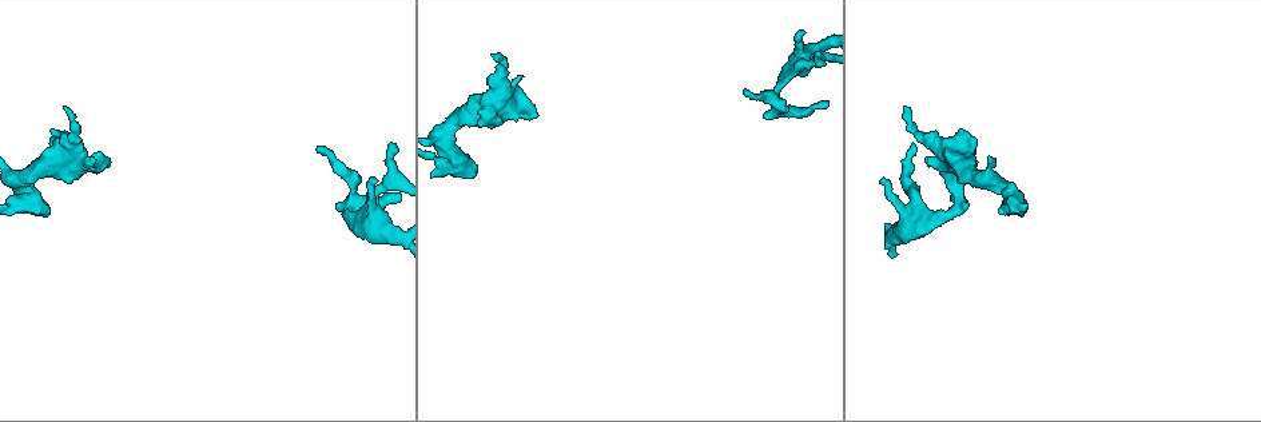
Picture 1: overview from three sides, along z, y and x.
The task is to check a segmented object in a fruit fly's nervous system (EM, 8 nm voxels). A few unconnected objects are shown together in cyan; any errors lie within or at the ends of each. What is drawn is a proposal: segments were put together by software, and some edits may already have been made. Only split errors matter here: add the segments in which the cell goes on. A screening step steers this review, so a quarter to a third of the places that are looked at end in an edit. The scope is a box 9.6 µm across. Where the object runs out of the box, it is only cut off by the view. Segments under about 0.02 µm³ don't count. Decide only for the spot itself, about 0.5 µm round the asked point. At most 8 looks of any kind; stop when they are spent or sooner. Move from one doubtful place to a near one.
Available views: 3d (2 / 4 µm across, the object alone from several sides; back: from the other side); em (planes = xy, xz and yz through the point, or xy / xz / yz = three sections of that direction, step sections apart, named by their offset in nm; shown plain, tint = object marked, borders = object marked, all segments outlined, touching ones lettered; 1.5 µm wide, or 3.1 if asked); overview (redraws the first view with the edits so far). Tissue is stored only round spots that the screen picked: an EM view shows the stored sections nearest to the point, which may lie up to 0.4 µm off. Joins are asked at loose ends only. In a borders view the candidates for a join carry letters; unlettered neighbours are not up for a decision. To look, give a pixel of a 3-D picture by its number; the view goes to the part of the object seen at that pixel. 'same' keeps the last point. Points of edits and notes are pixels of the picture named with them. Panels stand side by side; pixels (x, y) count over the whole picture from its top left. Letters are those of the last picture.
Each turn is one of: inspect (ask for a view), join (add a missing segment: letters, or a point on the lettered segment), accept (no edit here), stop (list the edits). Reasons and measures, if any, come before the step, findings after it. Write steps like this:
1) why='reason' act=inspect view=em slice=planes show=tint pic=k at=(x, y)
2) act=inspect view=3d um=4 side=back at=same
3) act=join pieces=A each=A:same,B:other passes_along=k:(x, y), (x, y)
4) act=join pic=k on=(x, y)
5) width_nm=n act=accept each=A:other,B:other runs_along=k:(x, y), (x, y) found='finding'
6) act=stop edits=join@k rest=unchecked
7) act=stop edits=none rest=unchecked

why='free end' act=inspect view=3d um=2 pic=1 at=(745, 93)

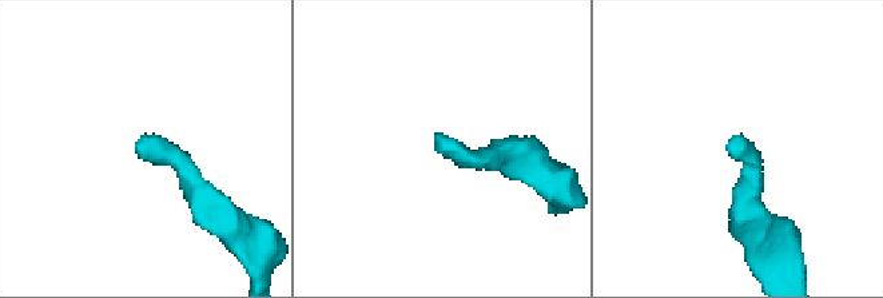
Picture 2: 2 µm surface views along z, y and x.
why='now the EM' act=inspect view=em slice=xz step=8 show=borders pic=2 at=(445, 142)

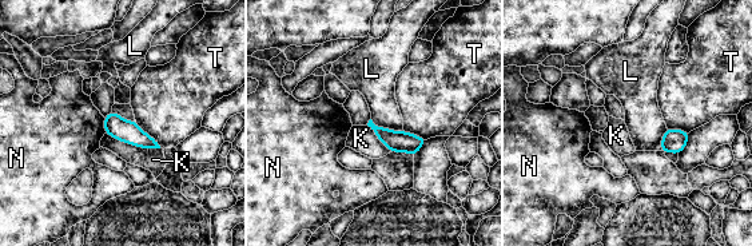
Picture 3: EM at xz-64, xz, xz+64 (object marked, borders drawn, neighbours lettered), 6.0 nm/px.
width_nm=100 longest_contact=K:340nm act=accept each=K:other,L:other,N:other,T:other found='no lettered segment goes on from it'

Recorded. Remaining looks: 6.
why='tapers out' act=inspect view=3d um=2 pic=1 at=(802, 34)

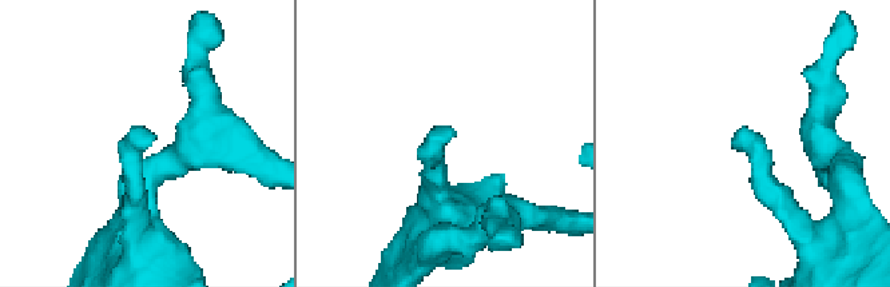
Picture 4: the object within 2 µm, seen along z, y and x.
act=inspect view=em slice=yz step=4 show=tint pic=4 at=(152, 133)

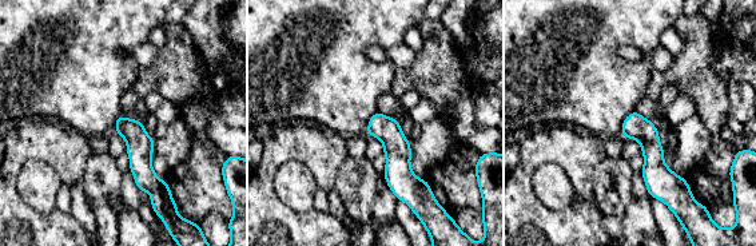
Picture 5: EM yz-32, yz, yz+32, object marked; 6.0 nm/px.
act=inspect view=em slice=planes show=borders at=same

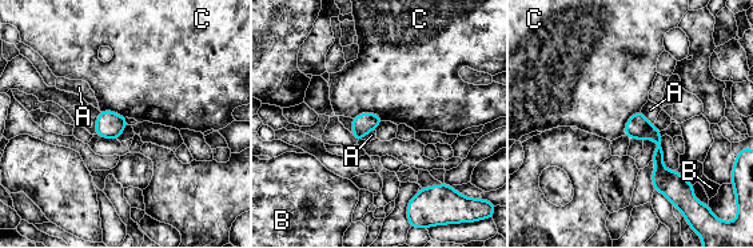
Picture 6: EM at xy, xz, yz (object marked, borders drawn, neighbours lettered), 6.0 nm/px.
width_nm=120 act=accept each=A:other,B:other,C:other runs_along=6:(636, 118), (657, 139), (660, 172), (676, 188) found='none of them fits'

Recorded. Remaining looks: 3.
why='branch stops here' act=inspect view=em slice=planes show=borders pic=1 at=(1020, 214)

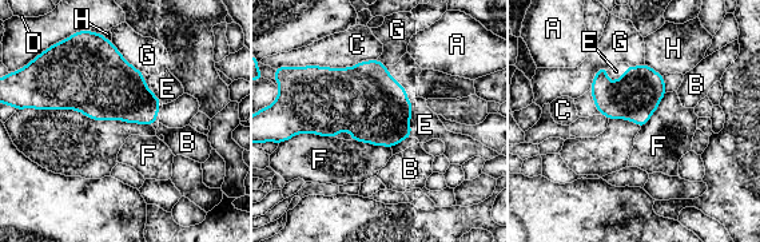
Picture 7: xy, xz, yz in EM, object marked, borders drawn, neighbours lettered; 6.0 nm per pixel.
act=join pieces=E each=A:other,B:other,C:other,D:other,E:same,F:other,G:other,H:other found='it goes on there'

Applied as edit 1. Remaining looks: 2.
act=stop edits=join@7 rest=unchecked

